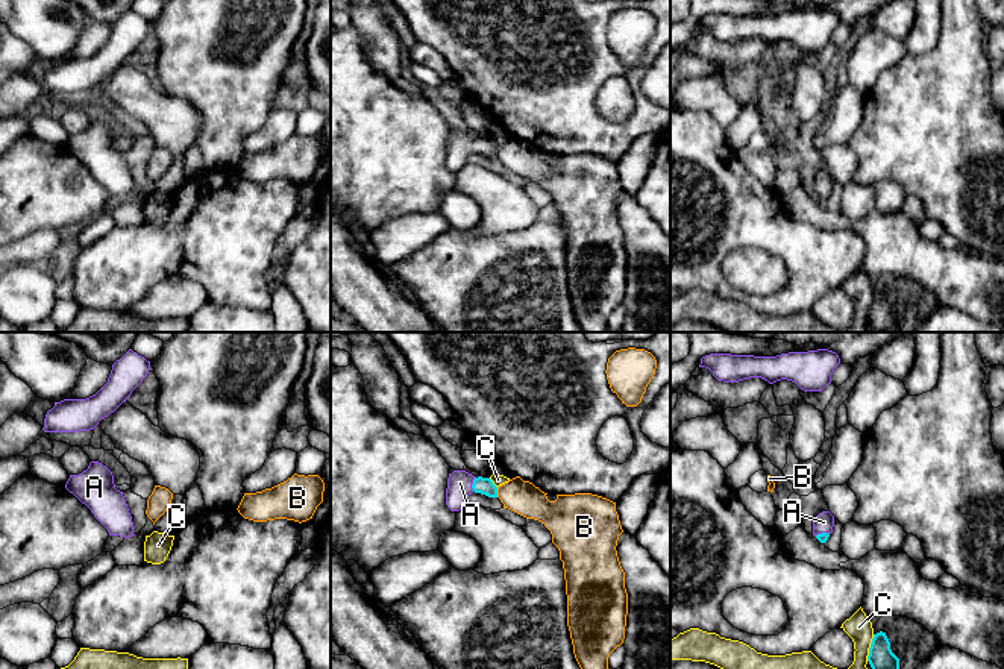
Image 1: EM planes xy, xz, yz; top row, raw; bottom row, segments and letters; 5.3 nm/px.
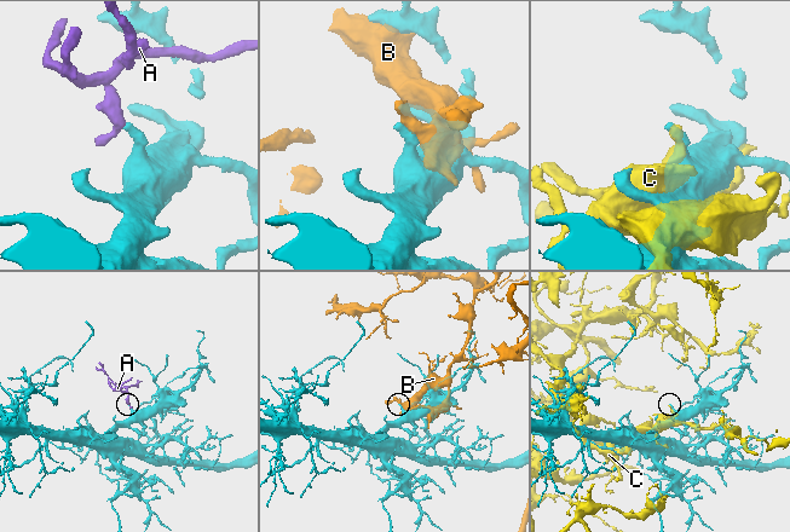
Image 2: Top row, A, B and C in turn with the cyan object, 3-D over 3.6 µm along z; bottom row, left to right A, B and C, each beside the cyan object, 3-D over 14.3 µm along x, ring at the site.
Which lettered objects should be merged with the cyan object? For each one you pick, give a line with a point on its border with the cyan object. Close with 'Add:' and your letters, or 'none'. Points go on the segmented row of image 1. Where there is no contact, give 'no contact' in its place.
A: xz (472, 484)
Add: A

